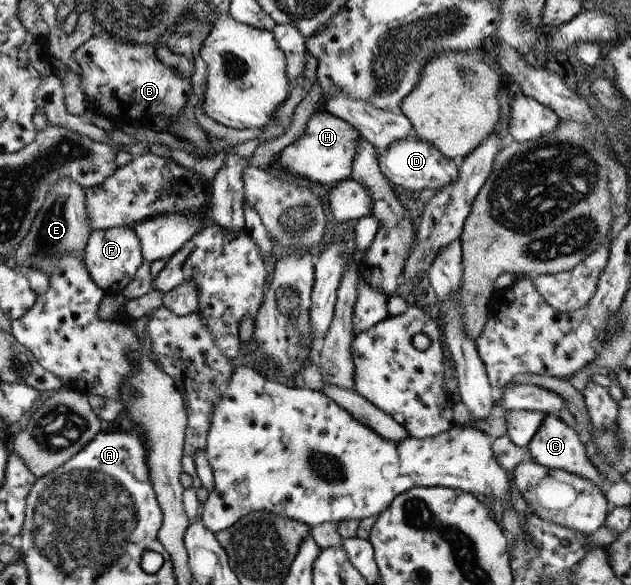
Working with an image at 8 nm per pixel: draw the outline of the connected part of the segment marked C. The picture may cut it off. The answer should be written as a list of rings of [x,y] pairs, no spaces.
[[[546,415],[542,421],[540,429],[536,431],[527,445],[531,459],[543,467],[554,470],[563,470],[572,473],[581,479],[592,481],[596,487],[603,489],[610,483],[606,480],[600,471],[594,466],[588,456],[588,451],[582,443],[579,434],[568,424],[566,424],[557,415]]]

